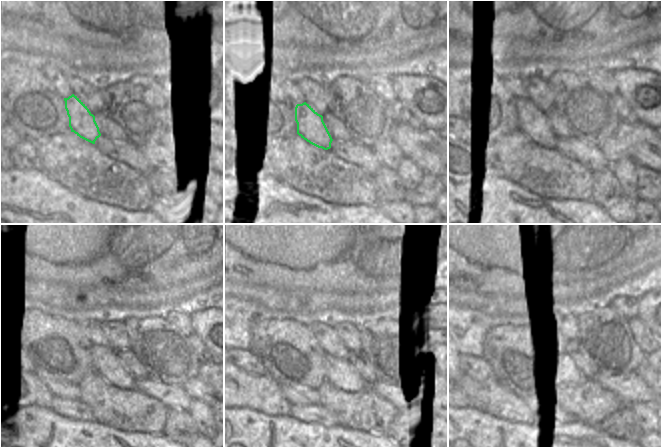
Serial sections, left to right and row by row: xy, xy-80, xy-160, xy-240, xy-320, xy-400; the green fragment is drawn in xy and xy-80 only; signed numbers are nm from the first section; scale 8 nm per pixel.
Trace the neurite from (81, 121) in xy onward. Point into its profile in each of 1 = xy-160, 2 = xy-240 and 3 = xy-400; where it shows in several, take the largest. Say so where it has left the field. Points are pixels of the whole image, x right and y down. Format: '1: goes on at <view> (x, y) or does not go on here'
1: goes on at xy-160 (533, 122)
2: goes on at xy-240 (106, 363)
3: goes on at xy-400 (567, 376)

